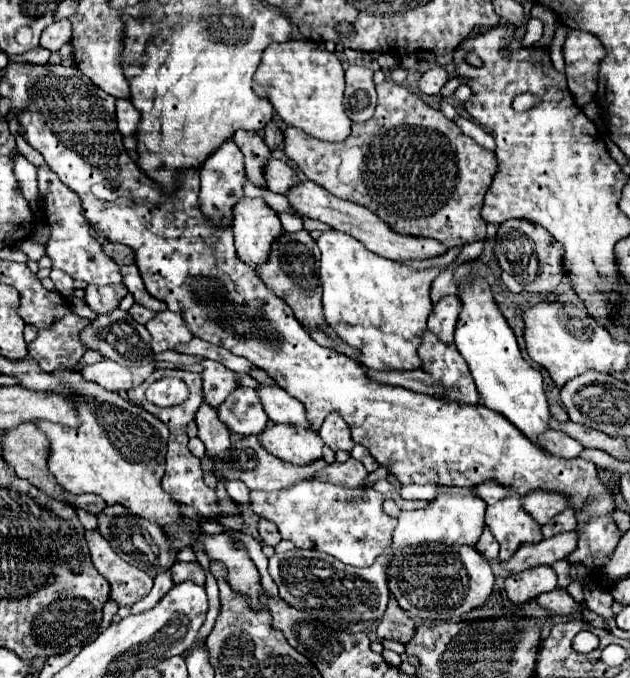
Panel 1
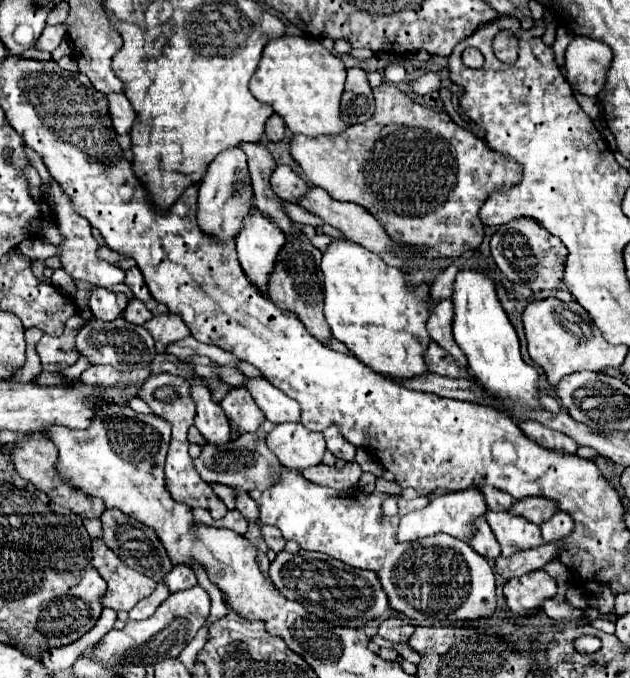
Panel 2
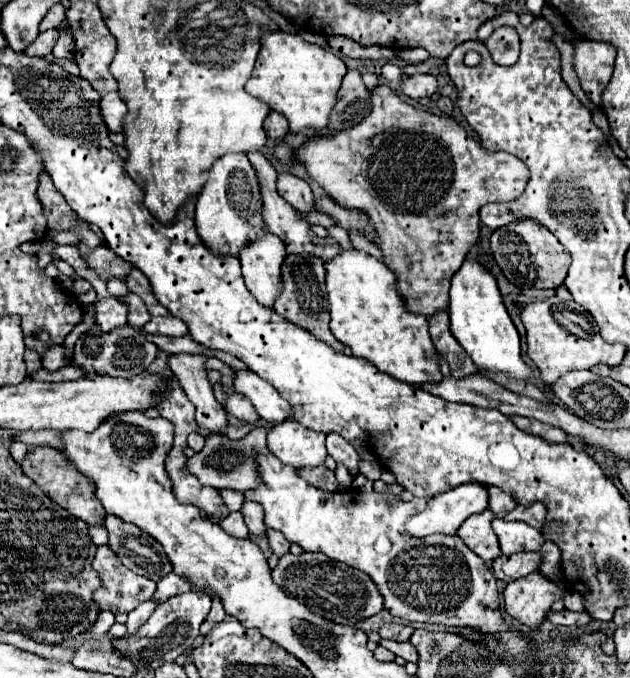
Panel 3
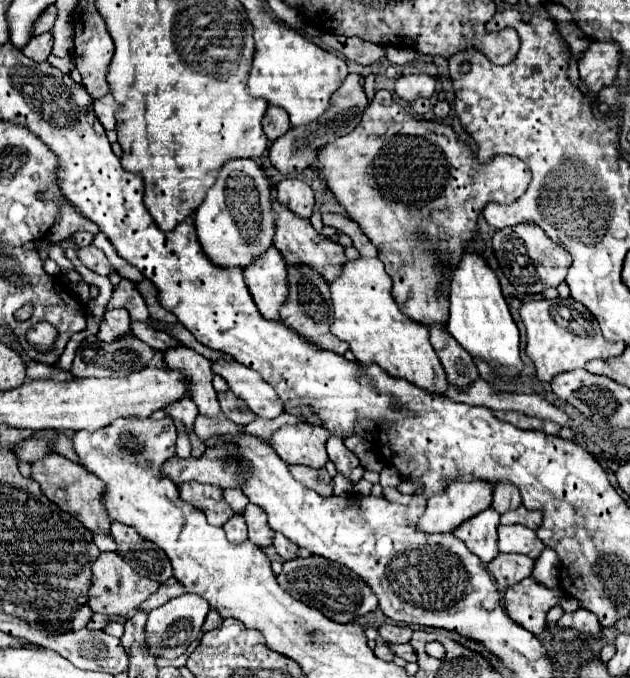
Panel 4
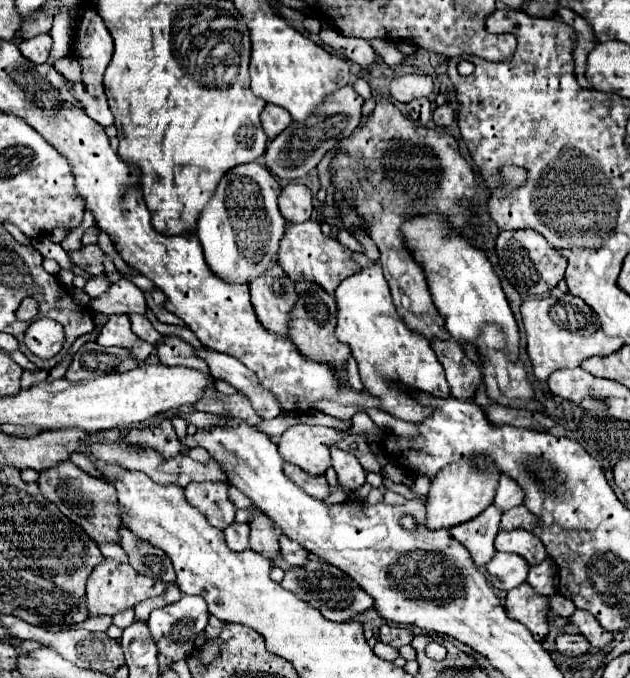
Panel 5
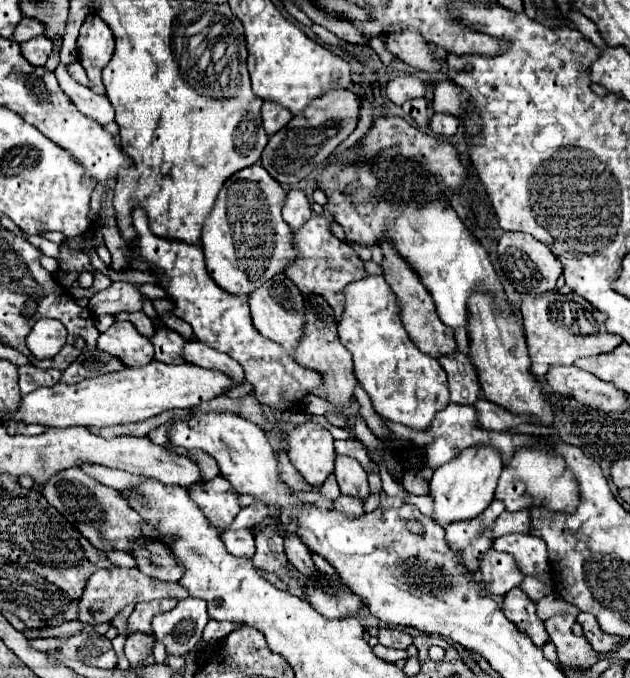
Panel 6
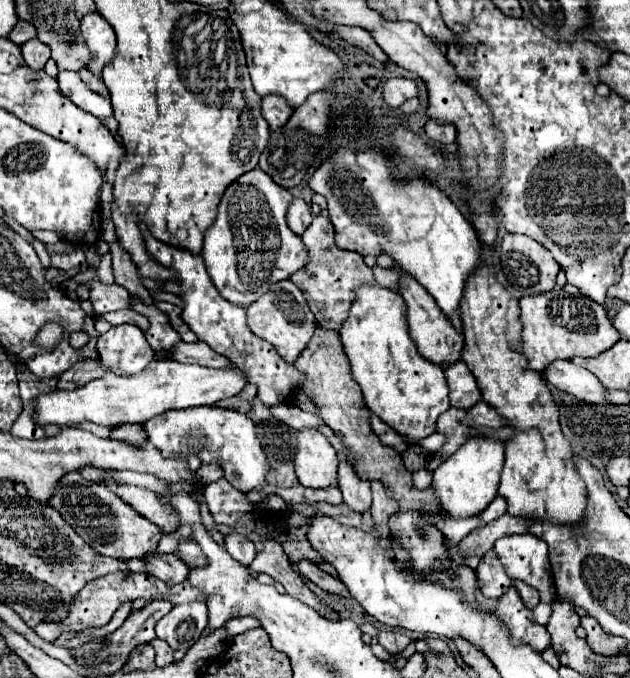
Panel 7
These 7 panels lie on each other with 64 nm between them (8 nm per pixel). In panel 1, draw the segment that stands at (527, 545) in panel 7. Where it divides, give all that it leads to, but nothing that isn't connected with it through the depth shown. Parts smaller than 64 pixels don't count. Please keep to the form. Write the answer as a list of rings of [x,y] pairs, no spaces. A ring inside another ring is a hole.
[[[506,486],[508,496],[486,508],[486,526],[500,544],[500,560],[508,560],[524,542],[540,542],[540,524],[524,510],[524,494]]]

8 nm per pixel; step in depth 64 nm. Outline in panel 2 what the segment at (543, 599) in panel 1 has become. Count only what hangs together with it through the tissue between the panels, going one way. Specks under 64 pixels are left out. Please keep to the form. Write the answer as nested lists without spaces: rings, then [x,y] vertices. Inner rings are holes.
[[[556,598],[544,600],[542,610],[544,610],[550,618],[554,618],[554,620],[576,620],[576,618],[582,618],[582,616],[584,616],[584,612],[578,610],[578,608],[574,608],[574,606],[570,606],[568,600],[558,602]]]

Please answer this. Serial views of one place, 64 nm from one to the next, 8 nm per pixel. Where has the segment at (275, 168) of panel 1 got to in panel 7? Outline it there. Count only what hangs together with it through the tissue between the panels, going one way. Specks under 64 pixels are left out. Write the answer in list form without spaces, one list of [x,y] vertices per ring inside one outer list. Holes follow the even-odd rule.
[[[294,198],[292,204],[288,206],[286,220],[288,220],[290,230],[300,236],[312,222],[312,210],[310,210],[310,206],[302,198]]]

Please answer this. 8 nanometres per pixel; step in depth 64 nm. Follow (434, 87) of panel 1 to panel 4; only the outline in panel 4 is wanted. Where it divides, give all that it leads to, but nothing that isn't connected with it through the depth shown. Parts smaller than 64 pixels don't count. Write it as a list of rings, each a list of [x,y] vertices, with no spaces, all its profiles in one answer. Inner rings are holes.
[[[408,74],[396,80],[394,90],[402,100],[414,102],[416,98],[430,98],[436,90],[436,80],[428,74]]]

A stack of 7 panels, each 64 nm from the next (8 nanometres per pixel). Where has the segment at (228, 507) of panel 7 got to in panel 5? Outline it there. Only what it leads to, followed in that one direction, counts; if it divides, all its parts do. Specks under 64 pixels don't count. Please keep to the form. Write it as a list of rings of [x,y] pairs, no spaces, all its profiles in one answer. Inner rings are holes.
[[[192,482],[184,488],[186,500],[198,508],[212,526],[226,528],[234,522],[236,508],[228,500],[228,484],[224,482]]]

